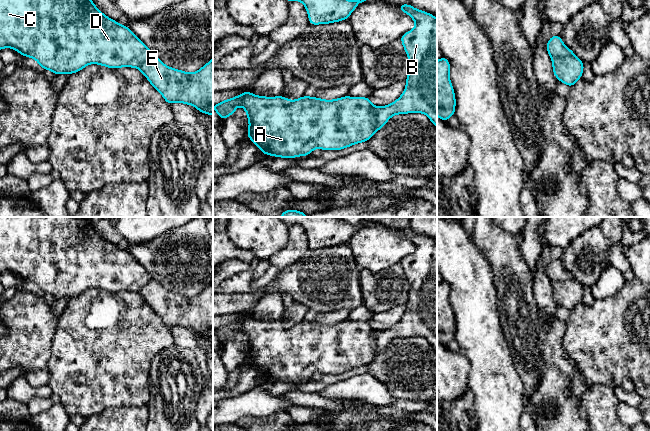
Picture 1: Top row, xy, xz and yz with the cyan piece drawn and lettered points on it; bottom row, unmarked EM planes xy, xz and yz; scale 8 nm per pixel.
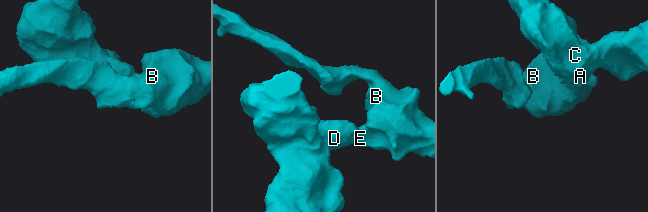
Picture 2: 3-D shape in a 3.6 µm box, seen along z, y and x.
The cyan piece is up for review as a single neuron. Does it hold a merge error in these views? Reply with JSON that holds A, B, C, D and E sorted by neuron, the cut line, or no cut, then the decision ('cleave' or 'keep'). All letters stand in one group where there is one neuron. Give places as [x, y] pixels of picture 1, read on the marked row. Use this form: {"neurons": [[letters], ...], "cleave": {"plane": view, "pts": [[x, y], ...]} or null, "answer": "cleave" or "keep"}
{"neurons": [["A", "C", "D"], ["B", "E"]], "cleave": {"plane": "xz", "pts": [[376, 107], [374, 131]]}, "answer": "cleave"}

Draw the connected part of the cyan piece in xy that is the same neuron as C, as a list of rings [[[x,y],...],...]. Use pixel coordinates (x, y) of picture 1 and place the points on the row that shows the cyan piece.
[[[0,0],[0,50],[12,48],[24,57],[34,58],[42,69],[51,70],[55,75],[66,73],[68,75],[80,72],[88,64],[99,64],[108,68],[120,67],[139,68],[152,56],[150,49],[130,30],[128,26],[121,25],[104,15],[92,0]]]

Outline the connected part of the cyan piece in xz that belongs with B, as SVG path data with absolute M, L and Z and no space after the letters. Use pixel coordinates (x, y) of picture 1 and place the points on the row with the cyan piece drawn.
M409 3L398 9L415 21L415 28L400 37L409 58L406 88L396 101L376 107L375 132L393 115L407 113L424 113L437 128L437 19Z

